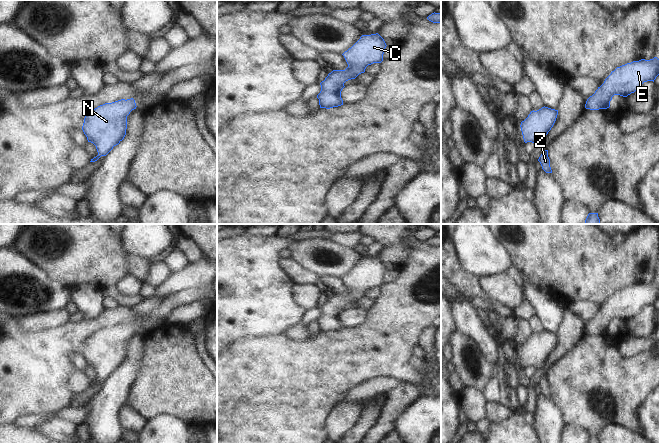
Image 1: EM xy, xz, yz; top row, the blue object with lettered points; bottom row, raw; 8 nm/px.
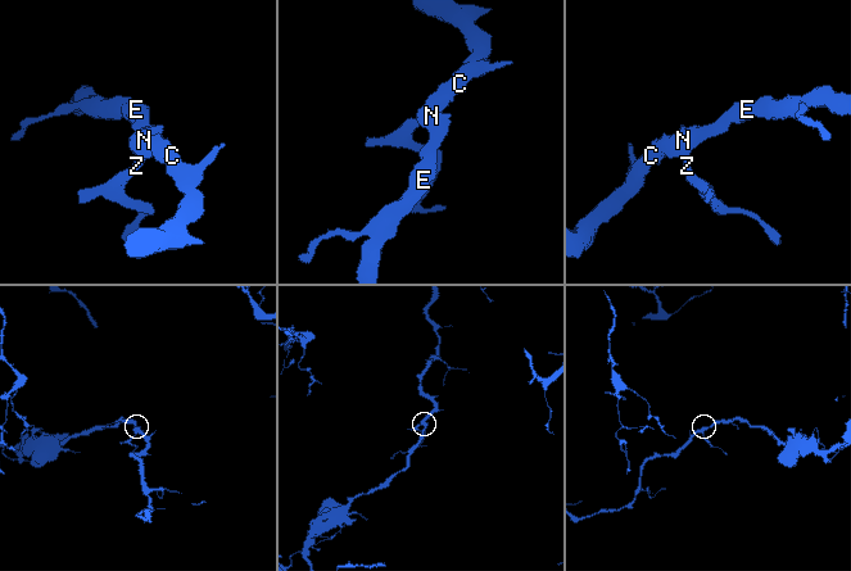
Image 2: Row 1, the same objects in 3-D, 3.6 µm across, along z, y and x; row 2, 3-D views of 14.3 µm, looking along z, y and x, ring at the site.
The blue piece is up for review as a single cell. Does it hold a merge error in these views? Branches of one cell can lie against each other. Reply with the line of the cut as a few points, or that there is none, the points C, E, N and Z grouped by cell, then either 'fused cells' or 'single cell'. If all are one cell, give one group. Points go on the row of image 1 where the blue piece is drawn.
no cut | C E N Z | single cell

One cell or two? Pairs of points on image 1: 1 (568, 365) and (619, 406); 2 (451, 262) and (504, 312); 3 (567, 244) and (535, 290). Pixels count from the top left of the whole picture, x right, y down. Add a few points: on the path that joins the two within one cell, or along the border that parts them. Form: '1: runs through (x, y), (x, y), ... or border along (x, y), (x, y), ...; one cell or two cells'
1: runs through (581, 378), (587, 384), (593, 385), (606, 398); one cell
2: runs through (459, 277), (472, 290), (480, 292), (489, 300); one cell
3: border along (524, 277), (540, 285), (554, 299); two cells

